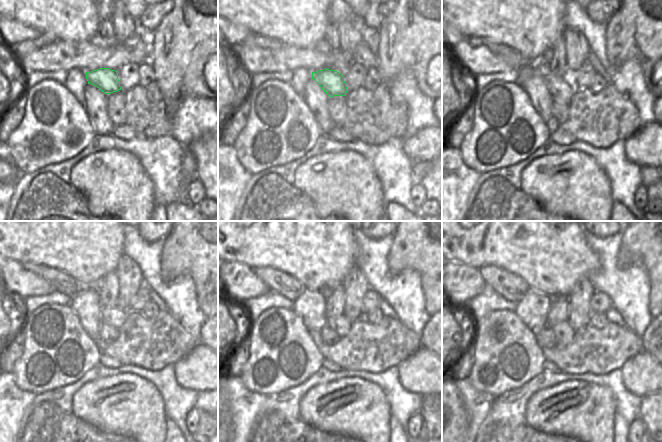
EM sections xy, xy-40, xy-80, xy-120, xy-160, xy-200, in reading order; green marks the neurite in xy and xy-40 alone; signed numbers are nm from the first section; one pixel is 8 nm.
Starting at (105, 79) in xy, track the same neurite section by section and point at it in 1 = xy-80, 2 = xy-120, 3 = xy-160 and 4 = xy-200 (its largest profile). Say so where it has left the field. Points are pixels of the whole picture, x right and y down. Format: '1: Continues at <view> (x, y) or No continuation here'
1: Continues at xy-80 (561, 88)
2: Continues at xy-120 (115, 317)
3: Continues at xy-160 (340, 324)
4: Continues at xy-200 (564, 334)

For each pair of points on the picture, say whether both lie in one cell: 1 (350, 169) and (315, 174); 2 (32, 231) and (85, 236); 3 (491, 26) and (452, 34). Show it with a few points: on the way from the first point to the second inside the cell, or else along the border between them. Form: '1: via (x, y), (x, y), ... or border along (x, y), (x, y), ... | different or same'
1: via (341, 174), (324, 174) | same
2: via (45, 231), (72, 231) | same
3: border along (452, 25), (464, 37) | different

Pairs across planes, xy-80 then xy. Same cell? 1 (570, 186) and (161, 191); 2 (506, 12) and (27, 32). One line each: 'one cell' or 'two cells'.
1: two cells
2: two cells

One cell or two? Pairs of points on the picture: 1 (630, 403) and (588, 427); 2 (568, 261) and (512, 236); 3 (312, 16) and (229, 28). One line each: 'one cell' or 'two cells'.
1: two cells
2: one cell
3: two cells

